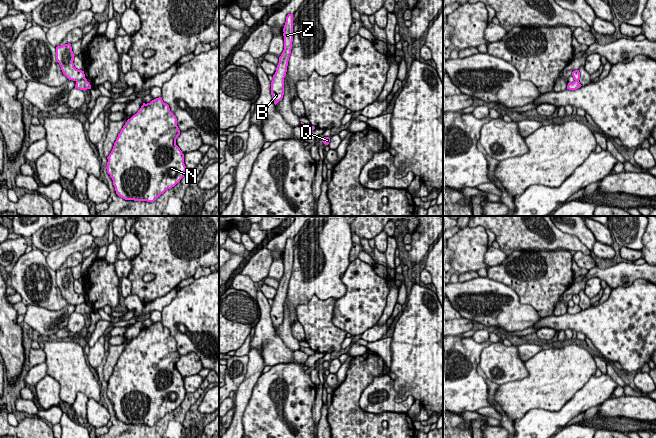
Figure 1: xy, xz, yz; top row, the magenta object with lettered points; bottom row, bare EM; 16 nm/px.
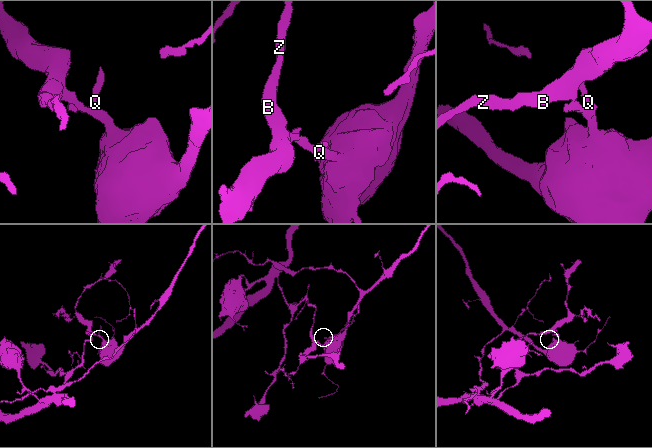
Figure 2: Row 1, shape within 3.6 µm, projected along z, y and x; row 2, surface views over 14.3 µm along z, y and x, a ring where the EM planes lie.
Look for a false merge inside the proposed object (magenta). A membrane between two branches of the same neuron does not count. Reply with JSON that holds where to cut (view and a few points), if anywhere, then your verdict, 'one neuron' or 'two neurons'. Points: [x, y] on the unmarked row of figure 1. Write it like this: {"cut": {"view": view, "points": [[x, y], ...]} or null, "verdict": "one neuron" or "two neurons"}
{"cut": {"view": "xy", "points": [[84, 301], [76, 306]]}, "verdict": "two neurons"}

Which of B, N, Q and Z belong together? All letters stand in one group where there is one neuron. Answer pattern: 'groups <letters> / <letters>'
groups B Z / N Q

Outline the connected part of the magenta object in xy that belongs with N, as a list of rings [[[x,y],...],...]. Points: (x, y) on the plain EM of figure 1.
[[[156,322],[150,327],[143,327],[138,336],[127,344],[107,381],[107,397],[113,404],[116,418],[125,424],[154,426],[167,413],[171,413],[184,401],[186,390],[184,378],[176,369],[180,359],[177,342],[170,335],[169,329],[162,322]]]

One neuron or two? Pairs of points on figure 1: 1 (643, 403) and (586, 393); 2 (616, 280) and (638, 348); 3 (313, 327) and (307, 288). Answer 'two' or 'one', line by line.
1: two
2: two
3: two

